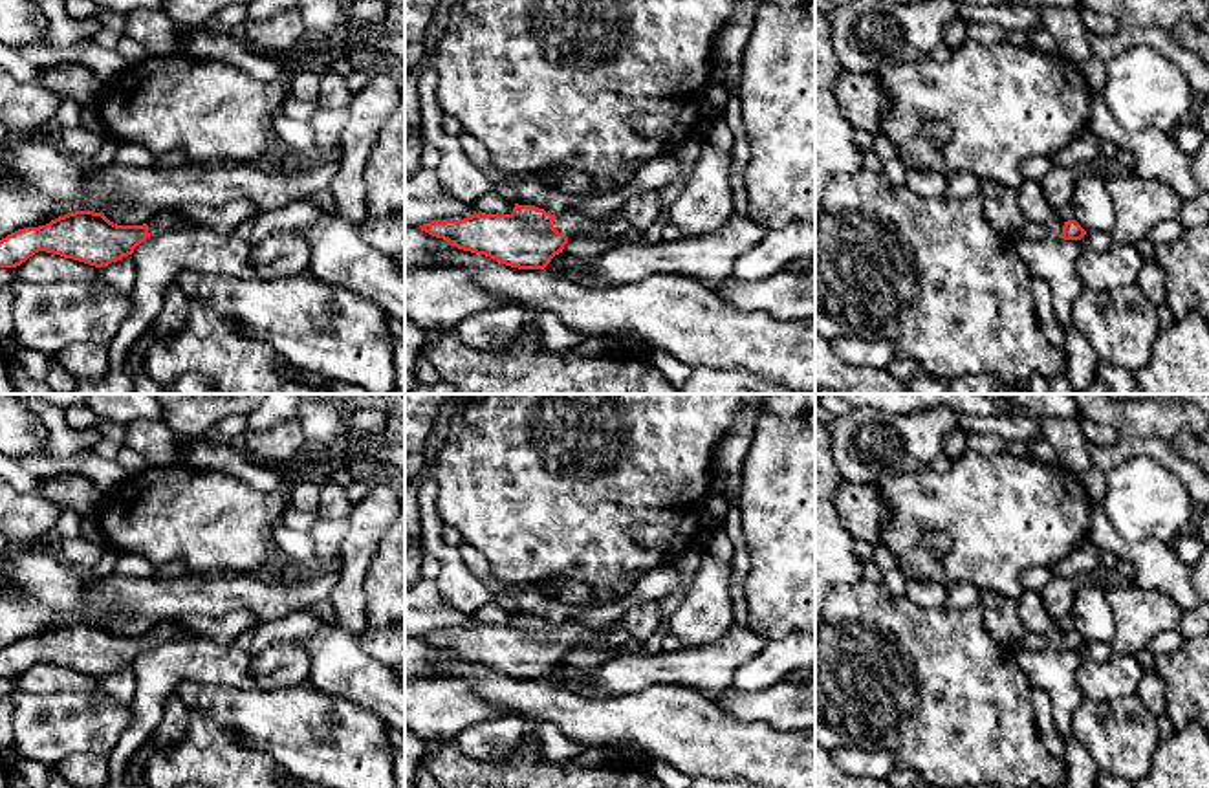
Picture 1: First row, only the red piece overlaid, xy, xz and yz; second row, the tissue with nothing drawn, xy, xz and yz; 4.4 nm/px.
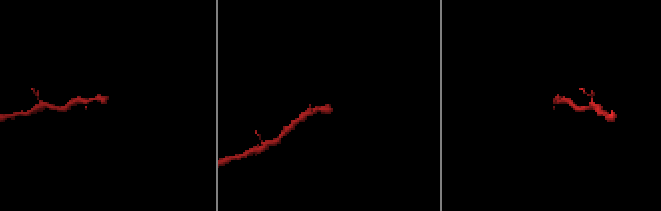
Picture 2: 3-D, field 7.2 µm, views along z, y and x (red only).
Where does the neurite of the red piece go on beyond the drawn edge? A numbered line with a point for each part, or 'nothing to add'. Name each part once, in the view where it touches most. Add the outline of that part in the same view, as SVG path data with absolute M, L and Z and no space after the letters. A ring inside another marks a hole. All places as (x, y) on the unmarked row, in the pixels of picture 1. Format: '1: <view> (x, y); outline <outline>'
1: xz (568, 633); outline M564 621L561 625L557 625L555 632L553 632L553 638L570 647L577 641L584 641L584 640L597 640L597 638L603 638L610 632L610 625L606 627L599 627L599 629L592 629L592 627L586 627L579 621Z

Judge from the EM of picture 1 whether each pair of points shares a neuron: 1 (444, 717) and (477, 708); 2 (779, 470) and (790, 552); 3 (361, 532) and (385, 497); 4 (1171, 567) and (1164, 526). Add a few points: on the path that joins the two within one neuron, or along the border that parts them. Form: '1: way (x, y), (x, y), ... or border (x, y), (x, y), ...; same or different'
1: way (451, 710), (469, 708); same
2: way (790, 490), (790, 532); same
3: way (369, 523), (381, 506); same
4: border (1125, 539), (1160, 539), (1167, 545); different

